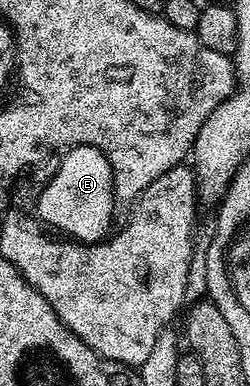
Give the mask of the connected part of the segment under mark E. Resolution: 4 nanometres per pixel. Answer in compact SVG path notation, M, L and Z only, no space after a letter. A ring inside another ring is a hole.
M88 145L71 146L60 159L57 171L37 199L36 216L42 224L80 244L98 243L110 234L109 227L117 208L112 165L99 148Z

